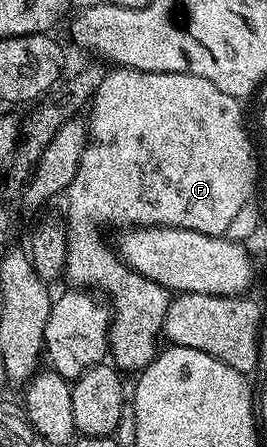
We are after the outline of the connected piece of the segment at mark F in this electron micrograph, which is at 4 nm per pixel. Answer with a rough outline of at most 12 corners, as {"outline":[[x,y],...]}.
{"outline":[[110,70],[67,190],[64,278],[157,356],[171,292],[108,223],[224,236],[249,148],[203,77]]}

